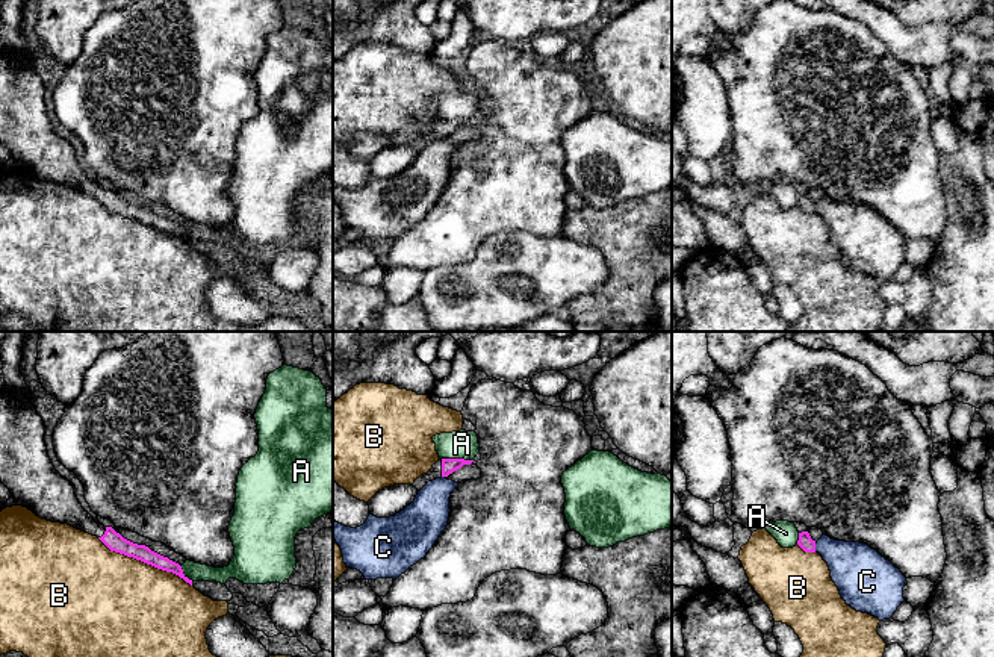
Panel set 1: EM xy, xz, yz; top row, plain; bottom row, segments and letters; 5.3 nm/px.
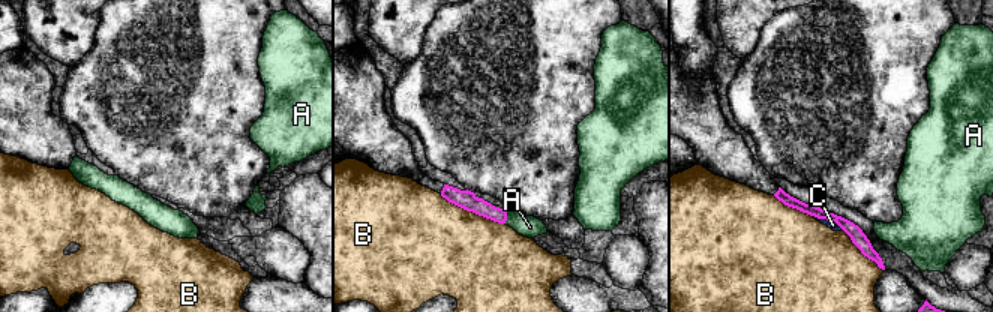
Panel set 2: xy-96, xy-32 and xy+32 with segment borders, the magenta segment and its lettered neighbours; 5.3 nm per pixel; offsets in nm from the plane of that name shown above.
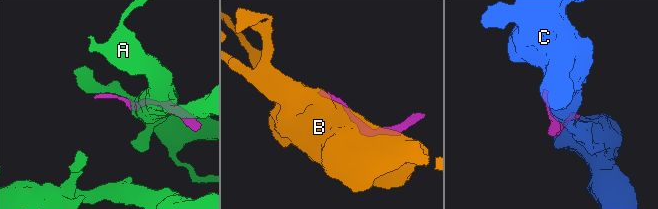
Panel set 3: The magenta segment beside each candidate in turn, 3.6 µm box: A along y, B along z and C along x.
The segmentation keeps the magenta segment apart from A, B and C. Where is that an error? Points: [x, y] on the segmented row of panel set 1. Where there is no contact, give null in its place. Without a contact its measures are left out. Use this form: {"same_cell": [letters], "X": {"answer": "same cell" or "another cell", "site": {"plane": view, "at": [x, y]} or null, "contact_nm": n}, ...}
{"same_cell": [], "A": {"answer": "another cell", "site": {"plane": "xz", "at": [457, 459]}, "contact_nm": 170}, "B": {"answer": "another cell", "site": {"plane": "xy", "at": [144, 562]}, "contact_nm": 550}, "C": {"answer": "another cell", "site": {"plane": "yz", "at": [814, 547]}, "contact_nm": 60}}

